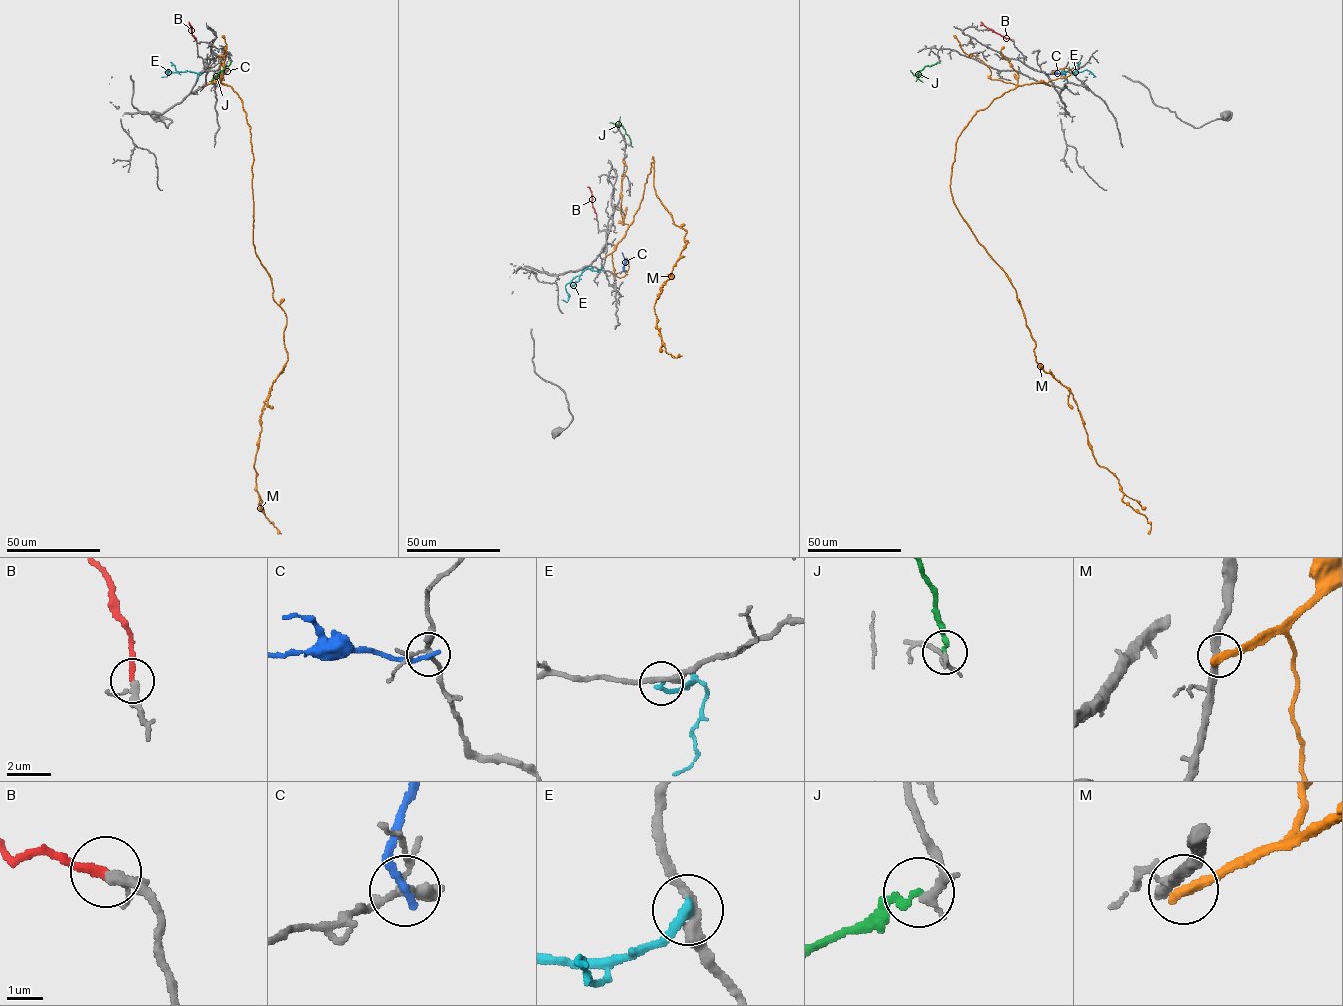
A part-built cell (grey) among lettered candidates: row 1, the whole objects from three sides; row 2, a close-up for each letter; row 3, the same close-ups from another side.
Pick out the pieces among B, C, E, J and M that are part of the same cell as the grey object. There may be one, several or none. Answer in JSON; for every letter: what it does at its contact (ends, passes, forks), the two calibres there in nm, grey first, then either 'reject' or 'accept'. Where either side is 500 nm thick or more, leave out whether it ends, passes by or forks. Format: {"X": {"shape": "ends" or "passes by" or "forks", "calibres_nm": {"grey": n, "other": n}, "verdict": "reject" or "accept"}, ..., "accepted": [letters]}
{"B": {"shape": "ends", "calibres_nm": {"grey": 240, "other": 260}, "verdict": "accept"}, "C": {"shape": "ends", "calibres_nm": {"grey": 200, "other": 240}, "verdict": "reject"}, "E": {"shape": "ends", "calibres_nm": {"grey": 280, "other": 240}, "verdict": "reject"}, "J": {"shape": "ends", "calibres_nm": {"grey": 200, "other": 170}, "verdict": "reject"}, "M": {"shape": "ends", "calibres_nm": {"grey": 320, "other": 360}, "verdict": "reject"}, "accepted": ["B"]}

